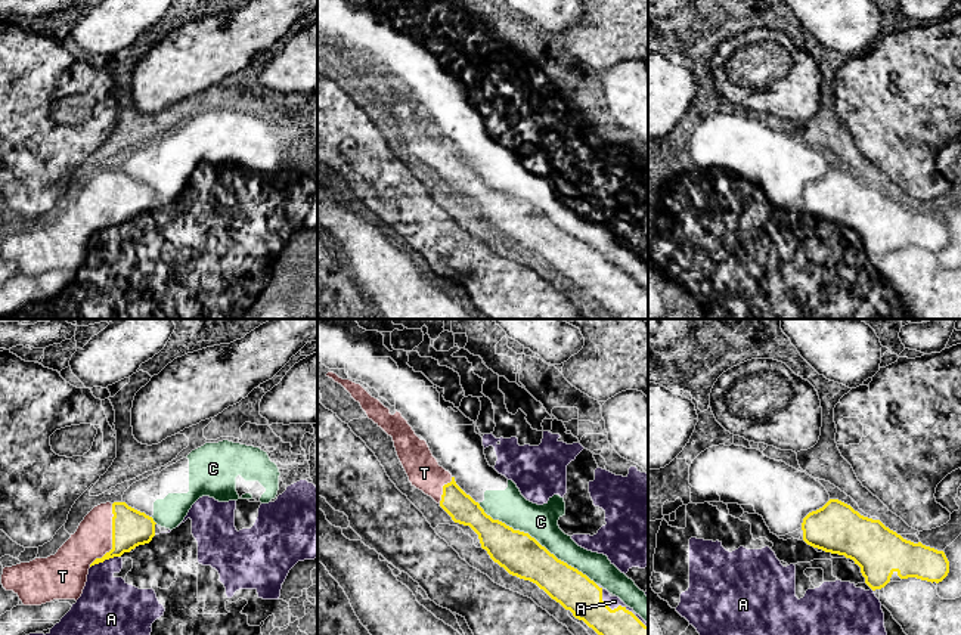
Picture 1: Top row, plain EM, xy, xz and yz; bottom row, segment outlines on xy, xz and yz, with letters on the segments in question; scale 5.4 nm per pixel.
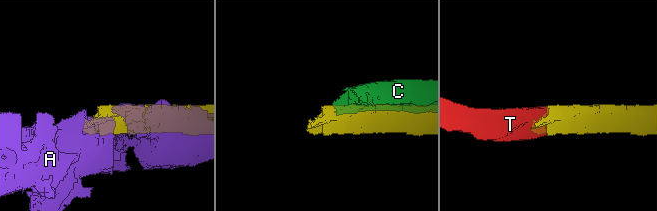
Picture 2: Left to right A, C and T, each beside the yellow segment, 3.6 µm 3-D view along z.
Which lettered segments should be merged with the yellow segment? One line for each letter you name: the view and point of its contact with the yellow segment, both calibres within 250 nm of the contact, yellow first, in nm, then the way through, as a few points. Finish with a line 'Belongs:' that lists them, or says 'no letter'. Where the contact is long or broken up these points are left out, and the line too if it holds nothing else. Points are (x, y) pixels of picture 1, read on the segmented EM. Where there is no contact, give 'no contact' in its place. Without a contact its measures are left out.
T: xy (112, 538) | 200/200 nm
Belongs: T

